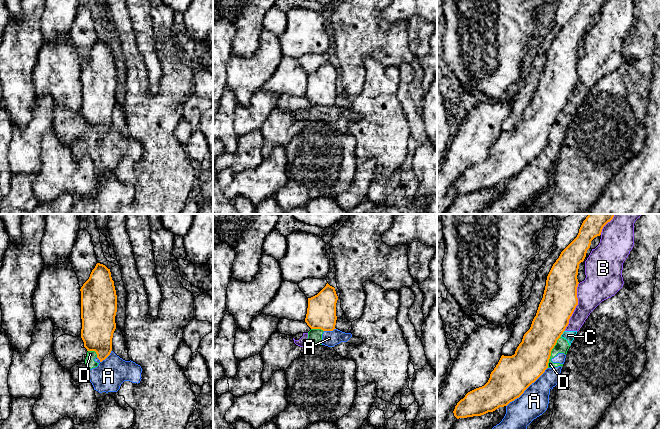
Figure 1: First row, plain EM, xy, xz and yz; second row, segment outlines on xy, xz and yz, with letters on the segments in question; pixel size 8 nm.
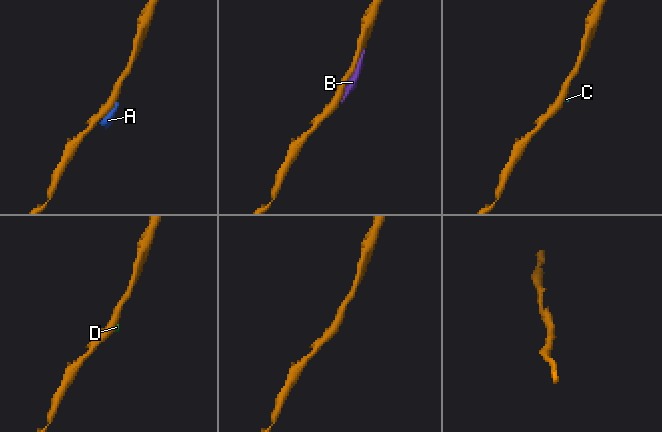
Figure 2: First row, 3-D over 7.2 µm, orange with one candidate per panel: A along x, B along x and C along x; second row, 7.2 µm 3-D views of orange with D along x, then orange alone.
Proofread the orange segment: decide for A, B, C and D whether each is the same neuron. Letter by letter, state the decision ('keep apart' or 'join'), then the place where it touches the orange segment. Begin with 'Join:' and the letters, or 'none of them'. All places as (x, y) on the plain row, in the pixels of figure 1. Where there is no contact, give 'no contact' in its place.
Join: none of them
A: keep apart; contact yz (527, 163)
B: keep apart; contact yz (575, 83)
C: keep apart; contact yz (562, 109)
D: keep apart; contact yz (550, 128)

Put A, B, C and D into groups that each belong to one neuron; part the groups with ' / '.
A B C D

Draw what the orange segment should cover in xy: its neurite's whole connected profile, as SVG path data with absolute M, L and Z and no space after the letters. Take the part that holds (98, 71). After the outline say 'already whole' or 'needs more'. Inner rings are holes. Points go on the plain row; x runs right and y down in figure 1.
M97 39L81 67L81 114L87 127L95 127L102 138L112 127L112 114L116 105L117 71L110 45Z; already whole

